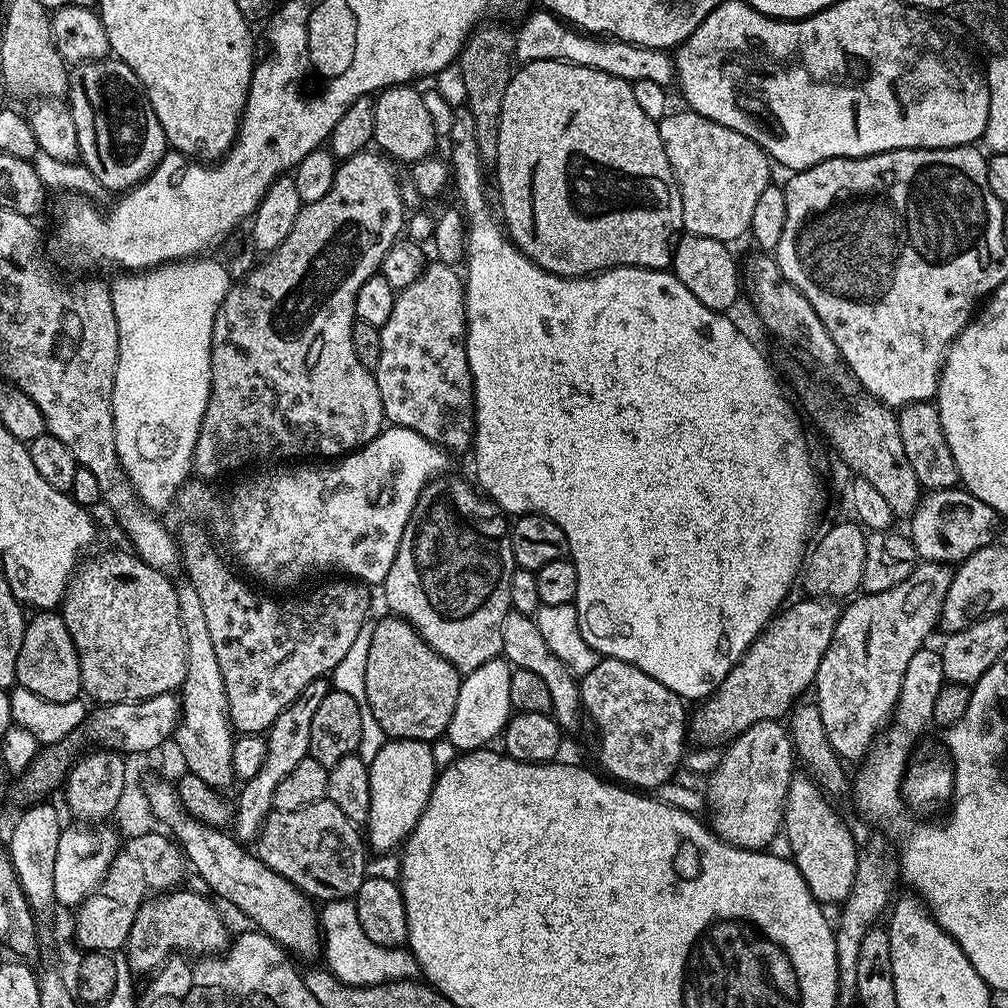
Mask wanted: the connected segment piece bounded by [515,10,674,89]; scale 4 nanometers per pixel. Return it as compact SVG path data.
M539 10L515 33L515 59L520 62L530 60L564 60L567 64L586 66L594 70L602 70L606 74L614 74L614 78L633 82L649 79L658 86L667 89L674 80L674 60L665 49L647 48L630 42L622 42L615 38L601 38L595 34L585 34L575 27L569 26L559 16L547 10Z

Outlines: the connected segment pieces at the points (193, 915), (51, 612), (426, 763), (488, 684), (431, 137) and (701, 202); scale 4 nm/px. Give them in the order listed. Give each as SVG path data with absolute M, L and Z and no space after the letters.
M164 892L160 896L148 896L143 899L134 918L131 931L126 943L128 964L133 973L138 973L154 962L162 962L168 953L181 950L184 952L204 952L223 947L227 941L222 937L223 930L227 929L226 922L222 920L219 912L202 896L192 892L190 894L174 894Z
M40 602L37 608L31 609L28 617L28 629L26 630L26 642L22 642L22 658L20 659L20 684L31 690L32 694L40 695L44 699L48 700L75 700L81 695L84 683L82 682L82 674L80 673L80 667L78 666L78 658L74 658L74 650L70 644L70 638L66 634L66 622L62 618L62 610L59 603L52 602L52 604L44 604L48 602Z
M417 737L389 739L369 764L370 806L366 817L366 842L371 851L395 851L420 821L438 771L438 761L427 744L425 739Z
M504 650L483 656L480 661L469 667L462 702L458 706L458 714L454 714L454 722L450 729L453 745L490 744L503 741L507 737L510 722L518 711L514 698L517 667L516 661Z
M393 86L385 88L374 100L374 126L383 133L383 139L388 139L392 152L412 172L418 172L428 166L437 170L443 169L449 163L449 137L439 131L431 120L430 111L426 108L423 95L415 92L412 86Z
M691 110L684 112L669 111L658 121L668 143L670 158L678 178L684 183L684 201L688 215L689 229L716 234L729 238L739 238L748 231L754 206L762 194L773 191L782 175L782 162L752 132L737 130L731 126L722 126L710 118Z

